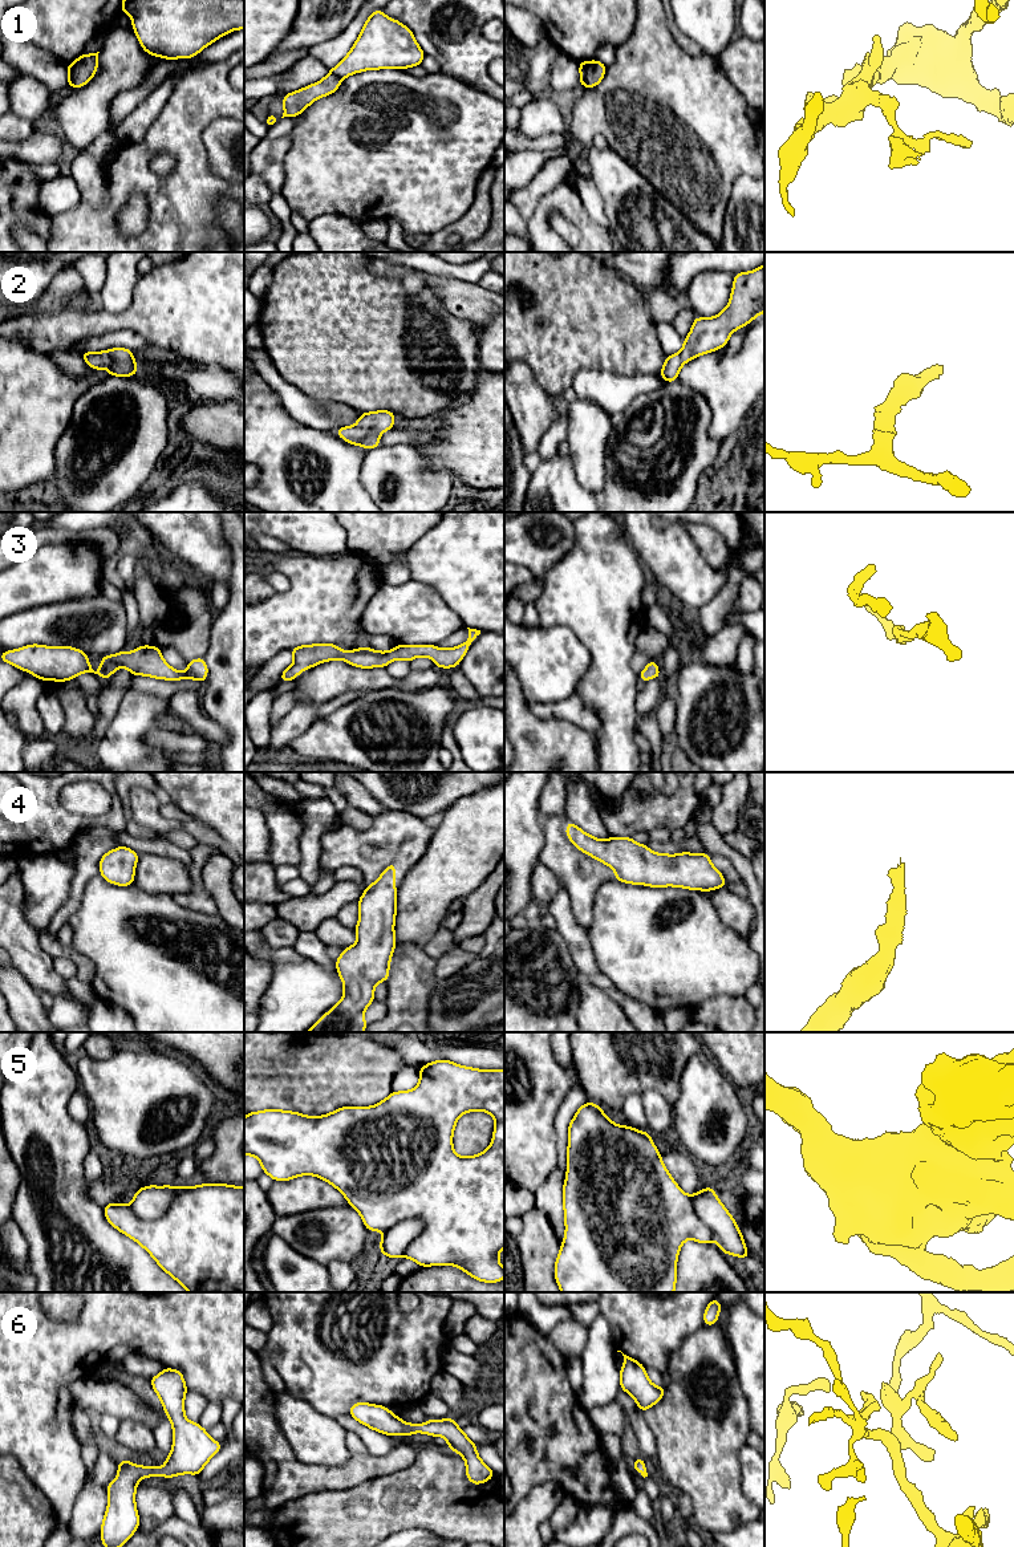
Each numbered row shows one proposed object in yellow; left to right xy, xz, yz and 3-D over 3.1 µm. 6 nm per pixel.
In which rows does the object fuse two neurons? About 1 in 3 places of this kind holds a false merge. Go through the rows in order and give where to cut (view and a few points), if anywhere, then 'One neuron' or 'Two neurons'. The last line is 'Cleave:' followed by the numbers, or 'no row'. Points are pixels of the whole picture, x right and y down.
1: Split along yz (591, 61), (587, 69), (585, 86). Two neurons
2: No split. One neuron
3: No split. One neuron
4: No split. One neuron
5: Split along xz (418, 1217), (422, 1221), (422, 1230), (409, 1243), (404, 1255). Two neurons
6: No split. One neuron
Cleave: 1, 5

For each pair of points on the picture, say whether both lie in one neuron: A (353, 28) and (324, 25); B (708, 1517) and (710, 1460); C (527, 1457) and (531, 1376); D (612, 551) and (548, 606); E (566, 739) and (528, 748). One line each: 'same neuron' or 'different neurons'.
A: different neurons
B: same neuron
C: same neuron
D: same neuron
E: same neuron

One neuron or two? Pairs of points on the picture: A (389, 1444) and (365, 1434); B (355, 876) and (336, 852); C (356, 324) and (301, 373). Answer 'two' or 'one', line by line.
A: one
B: two
C: one

